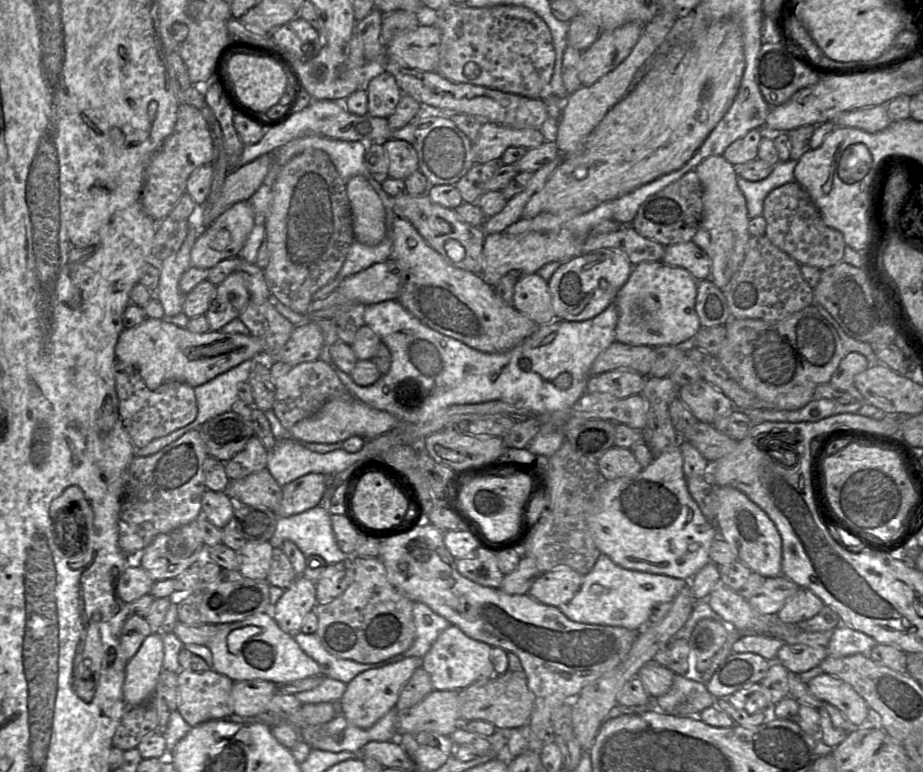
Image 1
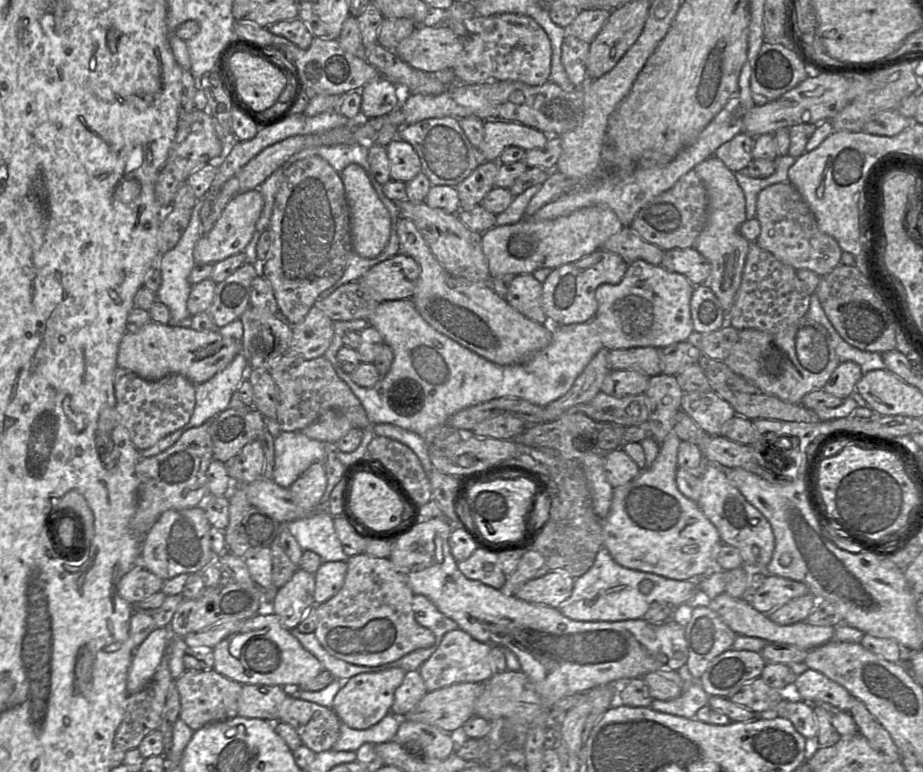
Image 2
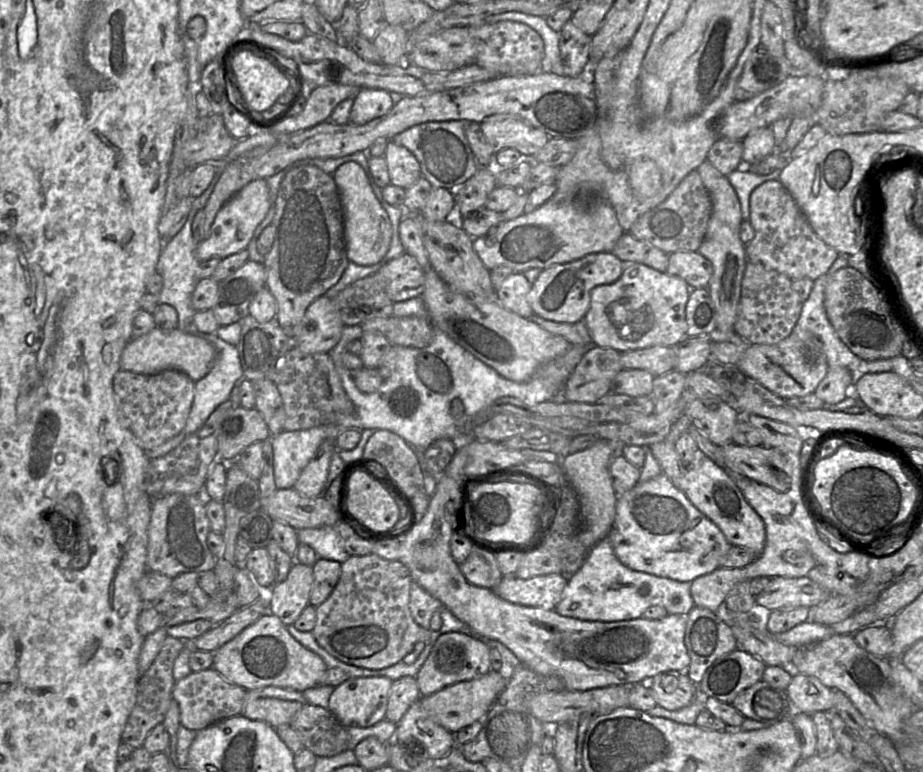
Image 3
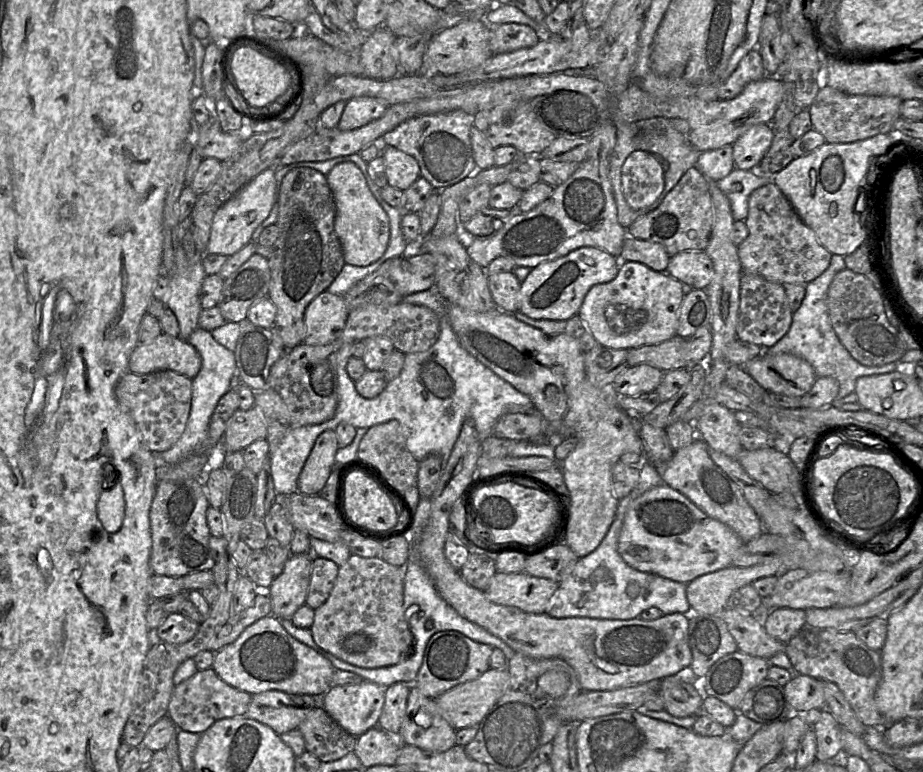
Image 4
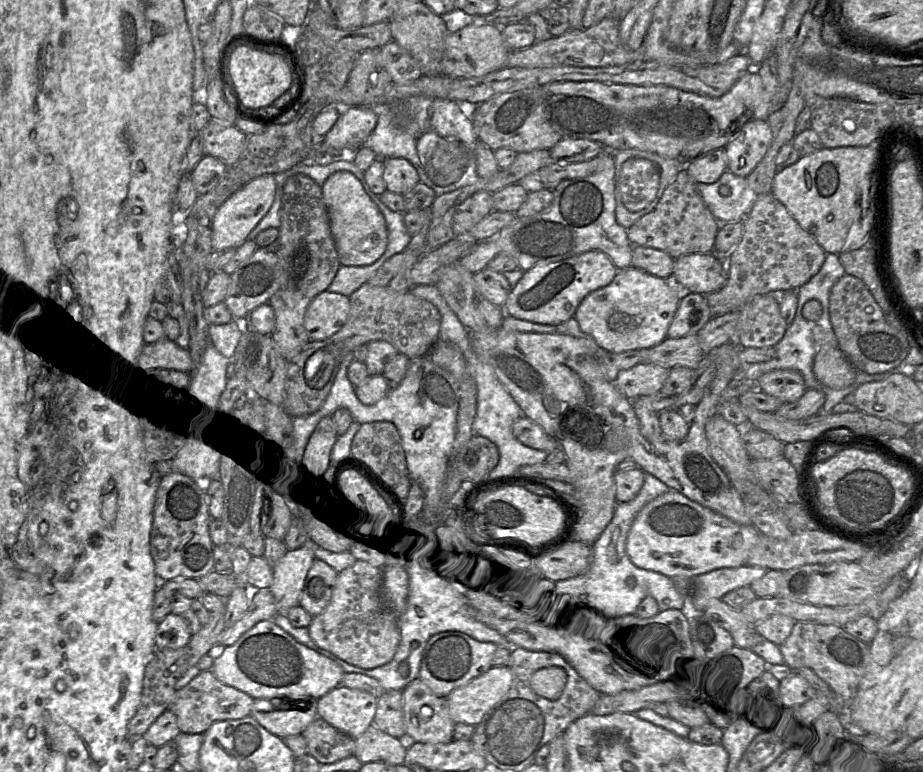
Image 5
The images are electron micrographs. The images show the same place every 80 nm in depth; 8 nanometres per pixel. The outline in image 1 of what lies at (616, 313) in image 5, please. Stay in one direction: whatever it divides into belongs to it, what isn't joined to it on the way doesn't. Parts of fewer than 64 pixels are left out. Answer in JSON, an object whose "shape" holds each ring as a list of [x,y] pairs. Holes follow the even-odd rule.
{"shape":[[[642,262],[634,266],[614,304],[618,309],[616,342],[631,346],[691,345],[702,328],[695,310],[698,281],[685,269],[664,262]]]}

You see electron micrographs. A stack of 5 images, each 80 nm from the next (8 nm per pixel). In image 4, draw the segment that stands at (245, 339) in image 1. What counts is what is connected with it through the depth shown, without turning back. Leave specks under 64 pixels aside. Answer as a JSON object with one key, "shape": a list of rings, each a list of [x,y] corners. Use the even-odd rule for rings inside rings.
{"shape":[[[162,332],[150,343],[139,343],[130,355],[128,371],[137,375],[172,370],[191,380],[201,368],[201,357],[187,340]]]}

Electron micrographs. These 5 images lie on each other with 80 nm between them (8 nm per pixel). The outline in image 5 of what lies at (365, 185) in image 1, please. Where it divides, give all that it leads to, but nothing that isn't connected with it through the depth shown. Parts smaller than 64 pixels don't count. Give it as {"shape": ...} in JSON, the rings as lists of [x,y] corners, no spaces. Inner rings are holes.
{"shape":[[[337,171],[322,185],[322,190],[340,264],[367,266],[376,262],[387,248],[388,230],[383,214],[365,192],[361,181],[351,172]]]}

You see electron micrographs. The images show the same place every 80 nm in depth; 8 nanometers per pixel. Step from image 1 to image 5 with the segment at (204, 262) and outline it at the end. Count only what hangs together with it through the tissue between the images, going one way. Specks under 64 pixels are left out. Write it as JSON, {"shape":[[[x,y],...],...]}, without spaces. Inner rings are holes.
{"shape":[[[259,176],[233,193],[216,211],[212,222],[212,250],[238,248],[272,207],[276,195],[275,176]]]}

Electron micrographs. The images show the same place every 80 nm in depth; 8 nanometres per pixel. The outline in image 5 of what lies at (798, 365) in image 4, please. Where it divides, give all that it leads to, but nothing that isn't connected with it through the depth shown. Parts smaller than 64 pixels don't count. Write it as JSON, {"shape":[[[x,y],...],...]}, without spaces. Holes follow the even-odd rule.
{"shape":[[[773,370],[757,380],[760,391],[779,399],[782,403],[793,403],[806,392],[805,381],[795,370]]]}

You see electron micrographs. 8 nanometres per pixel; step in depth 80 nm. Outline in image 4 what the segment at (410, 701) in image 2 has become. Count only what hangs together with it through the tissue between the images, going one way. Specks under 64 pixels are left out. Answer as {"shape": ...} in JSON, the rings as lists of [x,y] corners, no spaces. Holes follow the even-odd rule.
{"shape":[[[396,682],[385,688],[385,700],[378,726],[392,736],[399,734],[406,713],[411,685]]]}

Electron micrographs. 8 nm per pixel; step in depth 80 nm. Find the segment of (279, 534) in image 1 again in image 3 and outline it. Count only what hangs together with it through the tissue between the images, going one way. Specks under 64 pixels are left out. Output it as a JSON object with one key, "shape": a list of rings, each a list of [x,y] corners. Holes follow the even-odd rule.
{"shape":[[[334,526],[300,529],[297,531],[297,538],[299,543],[309,545],[318,558],[337,561],[341,564],[349,558]]]}

